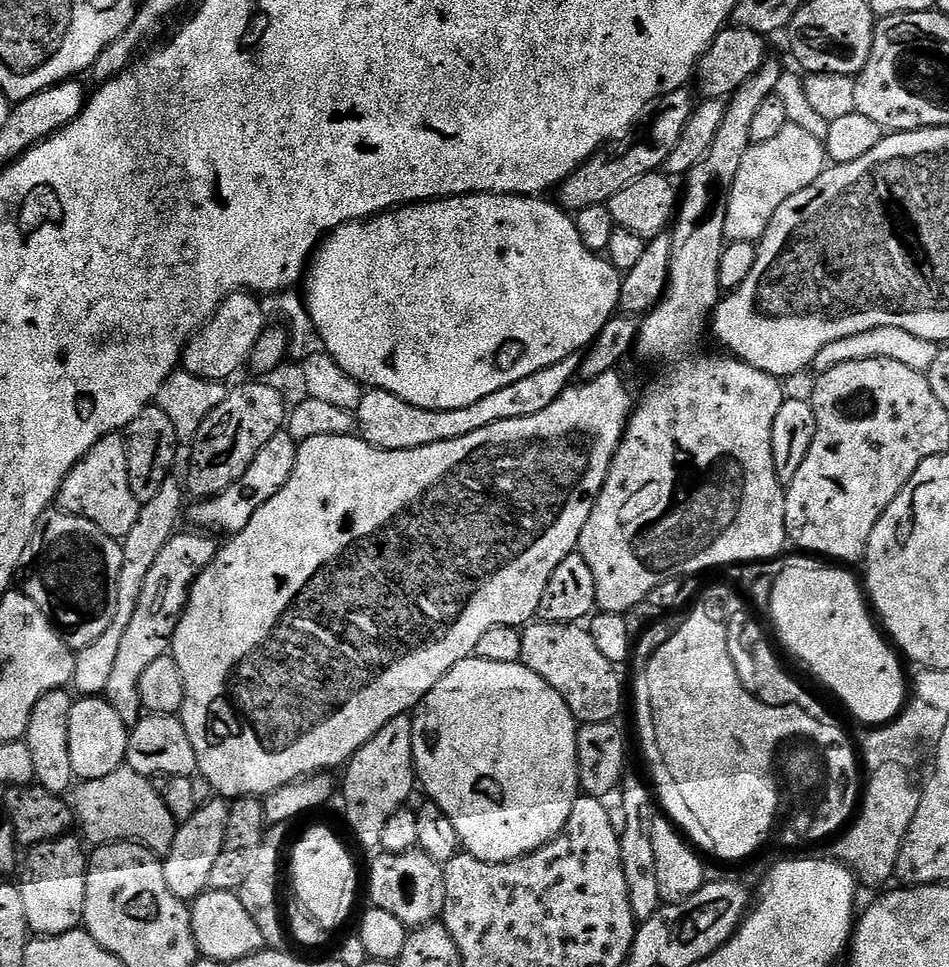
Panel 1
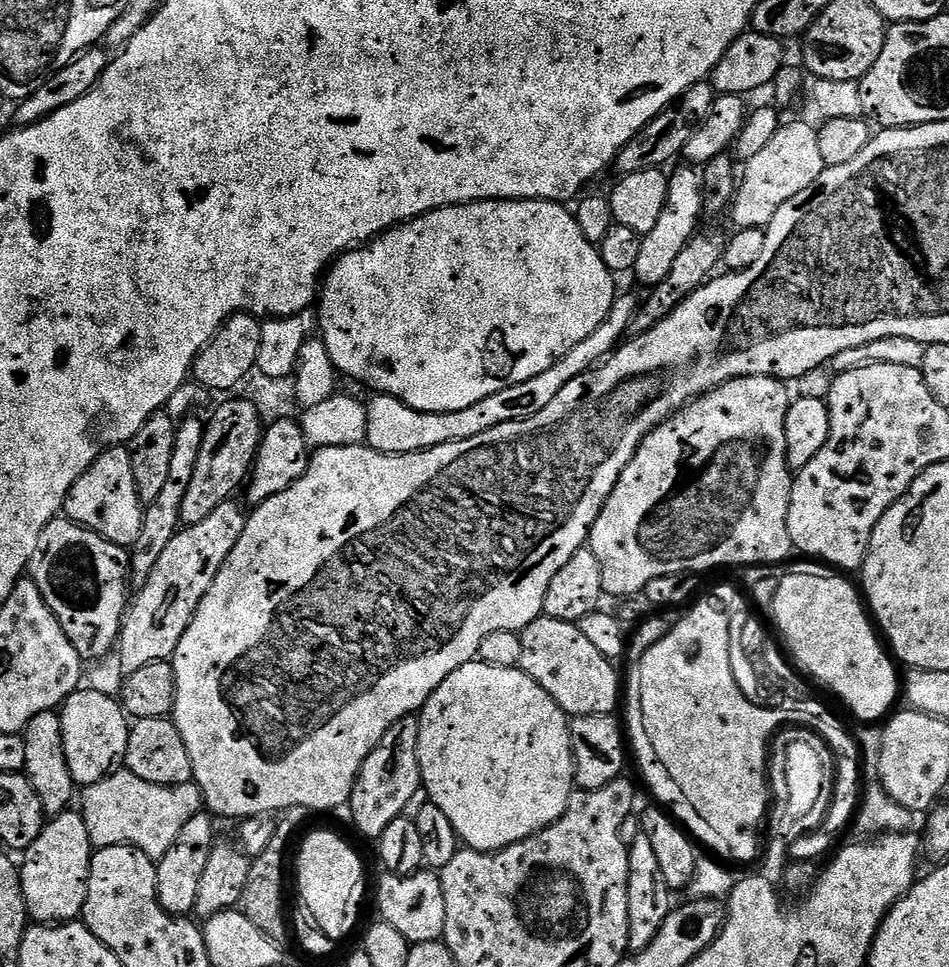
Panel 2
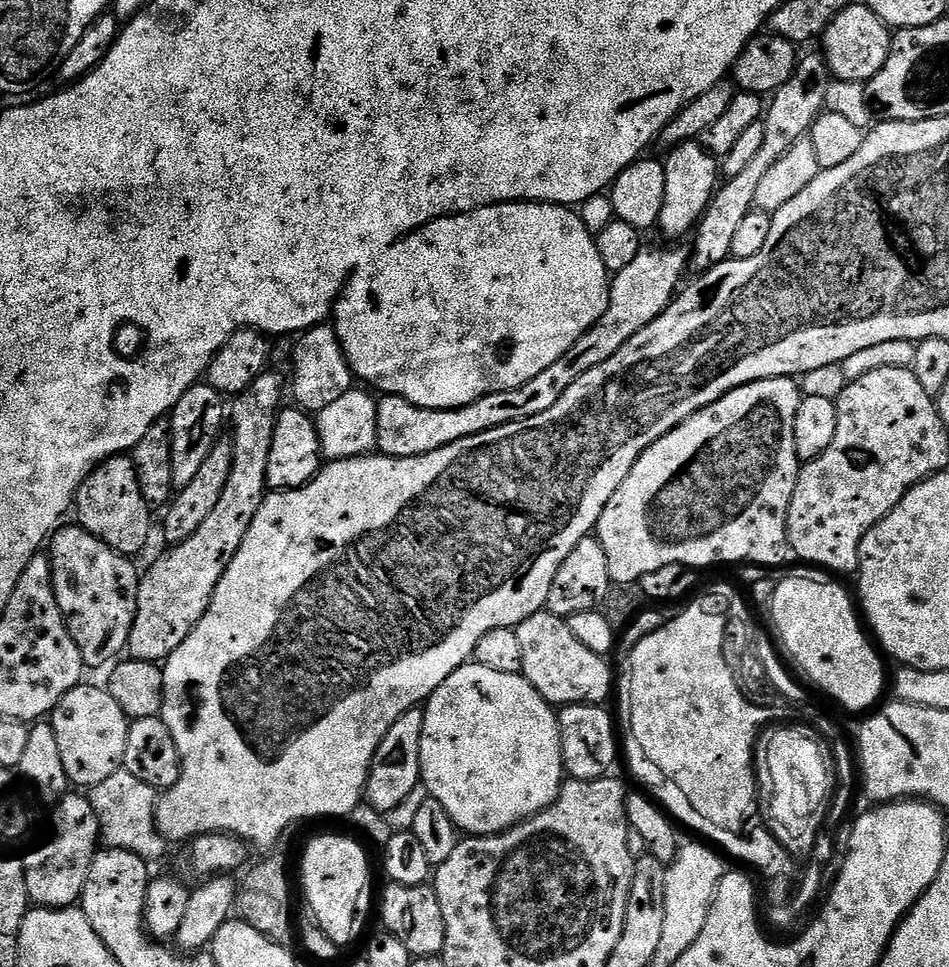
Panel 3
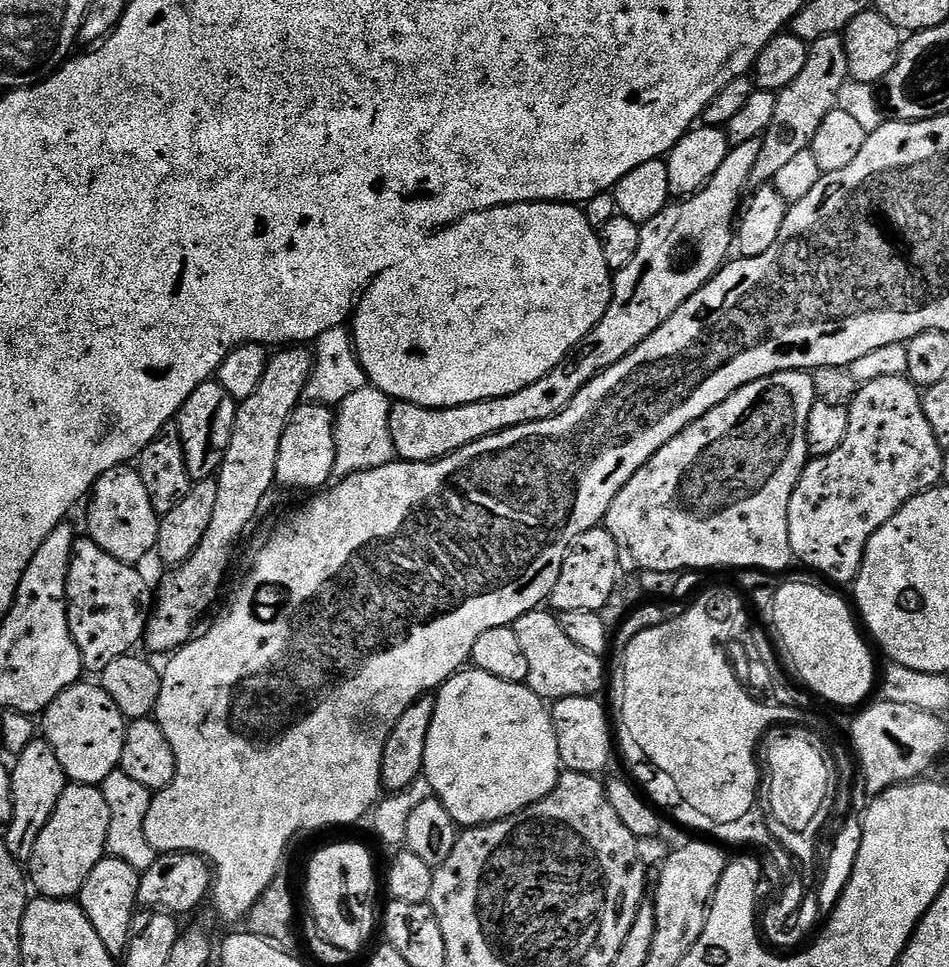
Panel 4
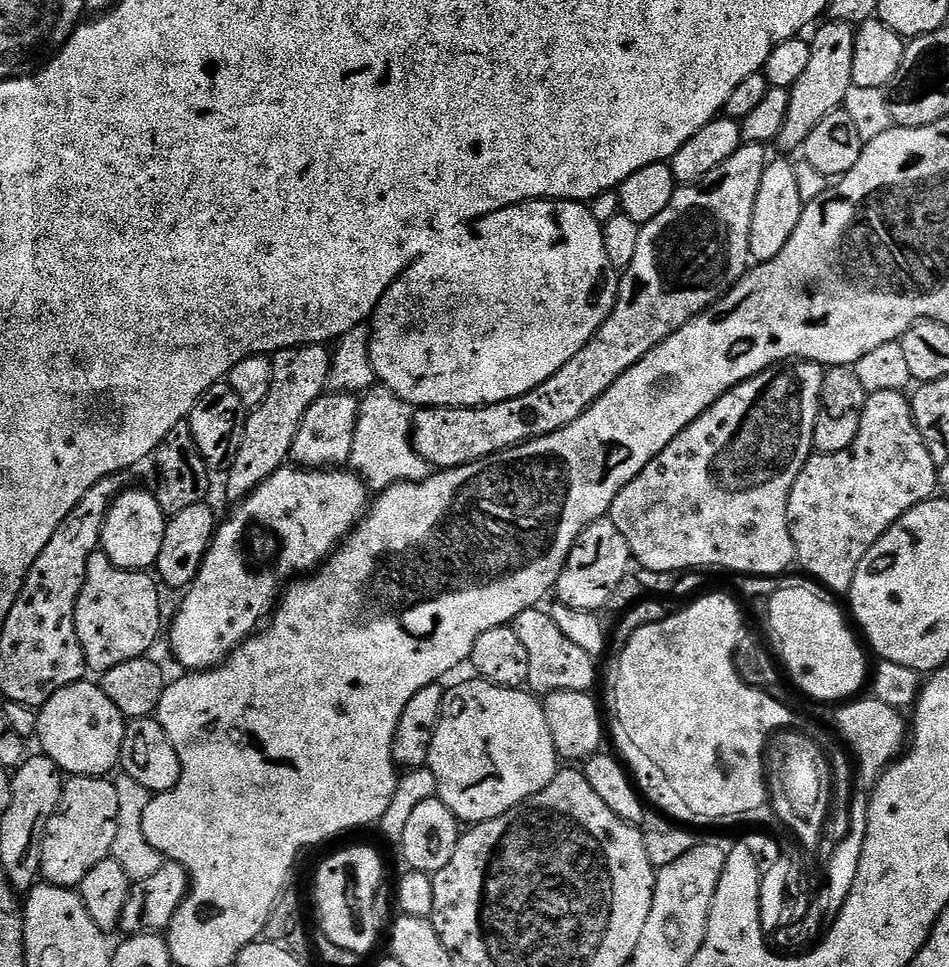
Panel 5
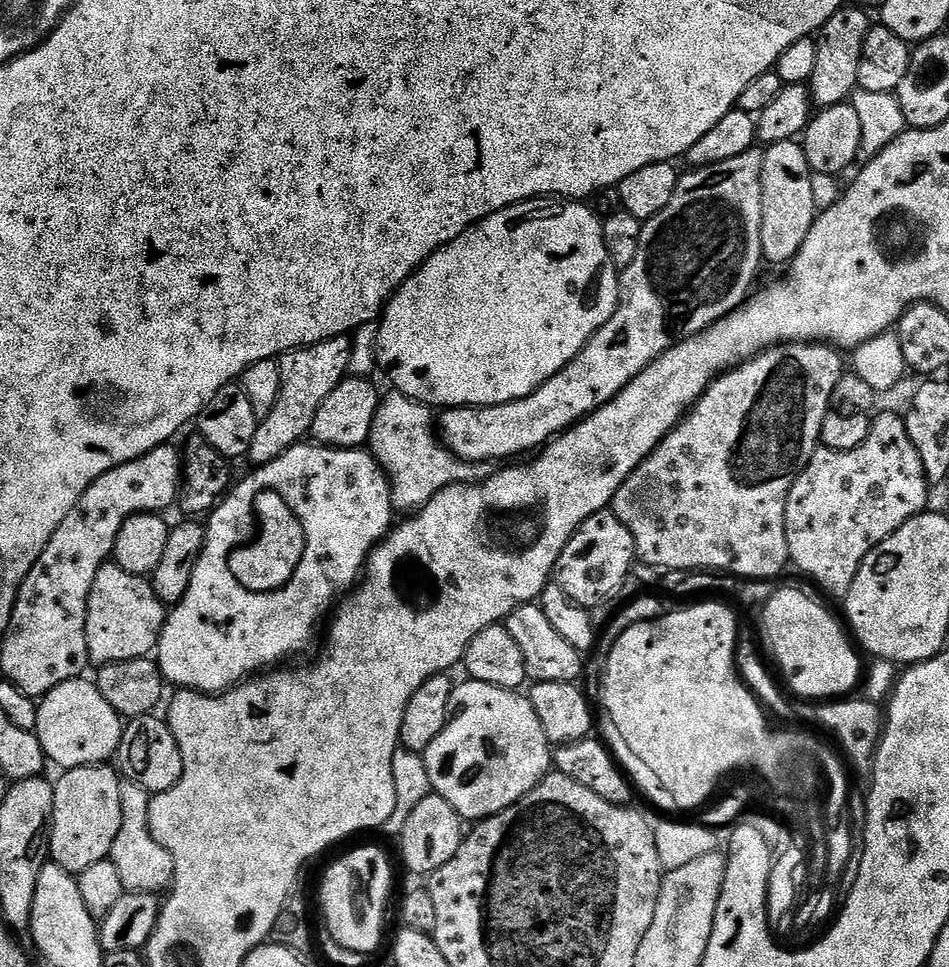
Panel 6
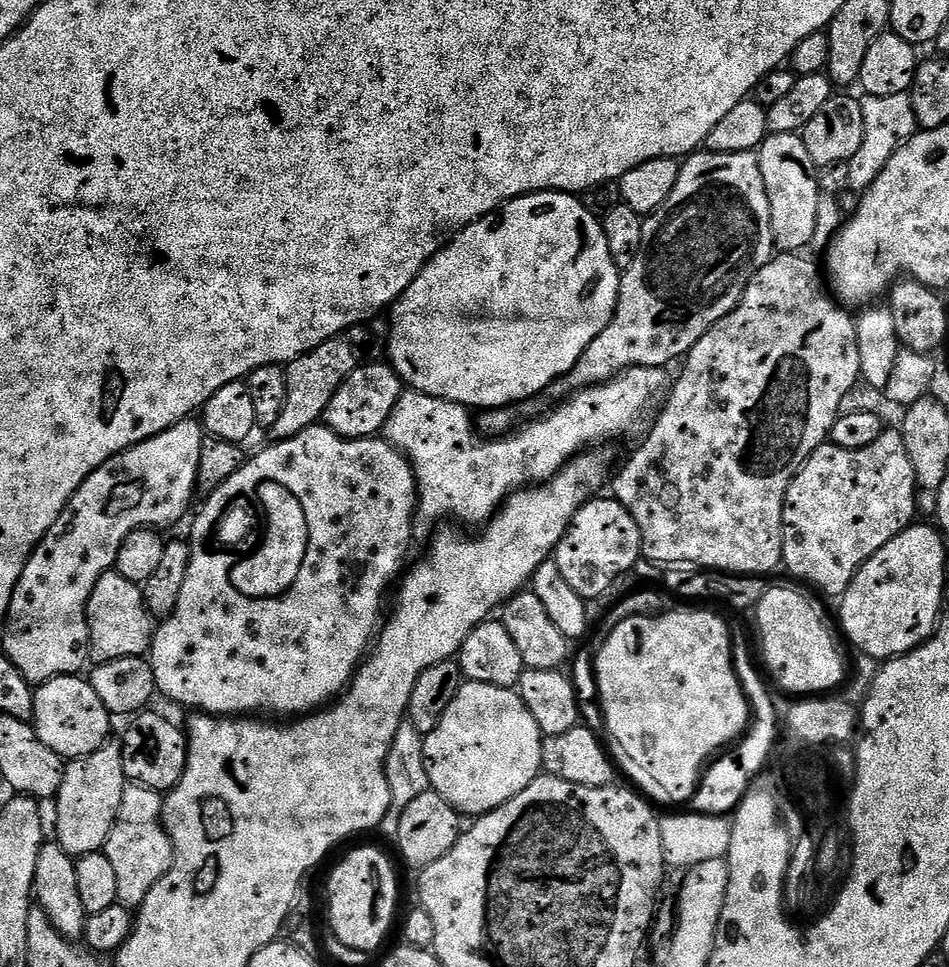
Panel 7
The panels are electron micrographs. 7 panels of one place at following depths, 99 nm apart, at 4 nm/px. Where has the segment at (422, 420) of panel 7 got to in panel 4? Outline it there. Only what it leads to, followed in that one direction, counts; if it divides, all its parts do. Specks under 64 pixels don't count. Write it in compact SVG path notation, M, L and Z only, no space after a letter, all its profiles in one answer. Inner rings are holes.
M367 386L355 391L335 409L336 454L334 456L333 477L343 478L365 472L371 468L381 468L393 463L396 451L394 438L390 438L390 410L393 401L382 390Z

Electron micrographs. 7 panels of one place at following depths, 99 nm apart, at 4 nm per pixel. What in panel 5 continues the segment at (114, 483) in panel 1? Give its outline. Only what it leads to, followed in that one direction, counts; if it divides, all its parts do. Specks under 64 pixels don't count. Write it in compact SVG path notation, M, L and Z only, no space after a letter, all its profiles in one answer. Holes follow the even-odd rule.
M128 488L117 492L102 522L99 551L105 552L114 566L131 572L155 569L158 550L162 550L162 538L168 521L162 506L158 506L155 491L144 488Z

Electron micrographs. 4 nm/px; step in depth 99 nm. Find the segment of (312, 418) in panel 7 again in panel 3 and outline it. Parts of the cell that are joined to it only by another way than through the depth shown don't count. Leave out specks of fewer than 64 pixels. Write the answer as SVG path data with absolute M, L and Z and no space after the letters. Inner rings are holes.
M275 370L263 372L245 392L235 397L230 404L230 424L236 427L232 436L232 469L226 482L226 490L222 490L222 498L214 505L214 510L206 517L206 522L186 538L186 542L173 544L148 569L143 569L138 586L138 610L134 618L134 626L130 630L127 655L133 660L145 660L151 664L168 659L188 635L198 626L202 614L210 606L214 598L214 590L234 554L238 554L238 546L246 538L246 530L250 530L250 522L254 522L254 514L258 514L258 506L262 506L268 486L268 467L270 466L270 442L274 442L274 426L276 416L280 413L282 401L280 391L286 388L286 376Z

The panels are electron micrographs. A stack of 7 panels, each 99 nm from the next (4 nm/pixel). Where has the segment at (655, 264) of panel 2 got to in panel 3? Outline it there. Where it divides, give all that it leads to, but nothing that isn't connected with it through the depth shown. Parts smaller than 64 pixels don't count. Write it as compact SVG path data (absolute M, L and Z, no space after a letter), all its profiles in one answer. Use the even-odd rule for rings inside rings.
M687 140L677 148L667 153L668 160L663 161L666 170L666 202L662 202L662 214L660 215L659 231L664 231L668 236L684 236L693 231L704 216L708 203L712 201L713 195L722 180L722 164L717 157L706 151L700 140Z

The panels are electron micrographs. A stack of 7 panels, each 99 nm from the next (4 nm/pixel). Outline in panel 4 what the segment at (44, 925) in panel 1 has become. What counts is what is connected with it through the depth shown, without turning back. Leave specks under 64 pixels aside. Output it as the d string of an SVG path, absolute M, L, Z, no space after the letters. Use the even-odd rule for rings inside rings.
M68 783L62 798L58 798L58 806L54 806L54 814L50 814L50 822L46 822L46 830L38 837L34 854L26 861L31 887L50 900L79 897L86 878L90 878L90 870L105 859L109 834L110 806L106 806L103 787Z

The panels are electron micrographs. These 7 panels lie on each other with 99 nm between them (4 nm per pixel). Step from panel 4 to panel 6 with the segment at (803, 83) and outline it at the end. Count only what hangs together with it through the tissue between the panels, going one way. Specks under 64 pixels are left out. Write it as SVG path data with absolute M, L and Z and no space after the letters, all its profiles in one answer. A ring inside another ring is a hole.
M845 6L834 13L823 24L814 39L818 46L818 59L814 65L814 74L808 81L812 102L817 109L829 108L835 104L843 104L858 87L858 62L862 62L862 46L866 42L866 34L874 26L867 11L855 6Z

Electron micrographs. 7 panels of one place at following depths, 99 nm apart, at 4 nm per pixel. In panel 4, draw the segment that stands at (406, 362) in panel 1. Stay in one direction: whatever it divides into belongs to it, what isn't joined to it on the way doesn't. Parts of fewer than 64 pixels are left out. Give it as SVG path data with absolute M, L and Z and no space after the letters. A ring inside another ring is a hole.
M533 202L531 204L503 204L501 208L491 208L485 212L470 212L467 216L439 229L420 241L404 260L399 260L390 270L376 277L364 290L356 311L350 320L352 341L356 356L365 370L367 383L382 390L393 401L417 404L423 408L453 408L463 404L473 404L483 400L502 398L514 394L550 374L576 347L594 330L594 326L606 314L612 301L614 273L606 266L602 255L602 242L597 229L590 226L583 211L574 204L555 202Z

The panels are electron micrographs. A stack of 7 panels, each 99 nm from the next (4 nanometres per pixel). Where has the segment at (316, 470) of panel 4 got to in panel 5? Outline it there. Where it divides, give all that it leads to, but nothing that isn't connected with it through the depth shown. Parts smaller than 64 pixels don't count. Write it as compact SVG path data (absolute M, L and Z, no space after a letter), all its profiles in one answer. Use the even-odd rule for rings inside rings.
M325 391L324 395L318 397L302 414L302 420L292 442L291 463L301 468L322 469L347 465L352 445L352 431L359 415L360 400L353 393Z

